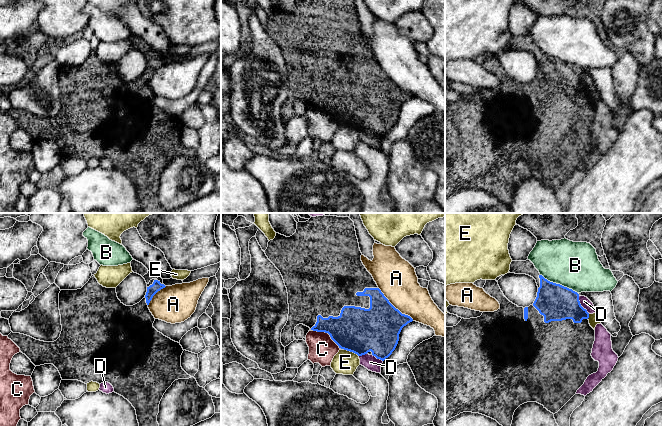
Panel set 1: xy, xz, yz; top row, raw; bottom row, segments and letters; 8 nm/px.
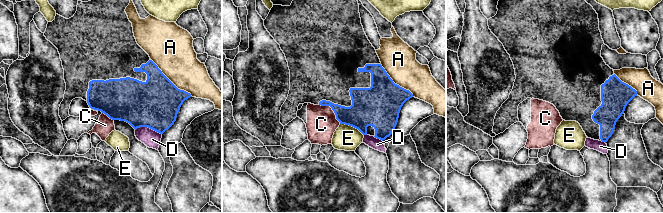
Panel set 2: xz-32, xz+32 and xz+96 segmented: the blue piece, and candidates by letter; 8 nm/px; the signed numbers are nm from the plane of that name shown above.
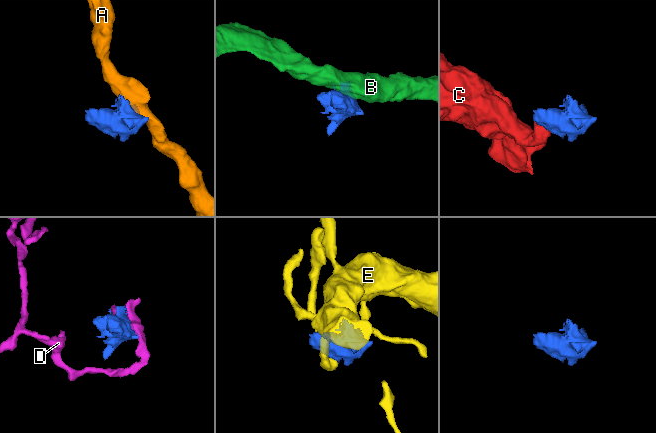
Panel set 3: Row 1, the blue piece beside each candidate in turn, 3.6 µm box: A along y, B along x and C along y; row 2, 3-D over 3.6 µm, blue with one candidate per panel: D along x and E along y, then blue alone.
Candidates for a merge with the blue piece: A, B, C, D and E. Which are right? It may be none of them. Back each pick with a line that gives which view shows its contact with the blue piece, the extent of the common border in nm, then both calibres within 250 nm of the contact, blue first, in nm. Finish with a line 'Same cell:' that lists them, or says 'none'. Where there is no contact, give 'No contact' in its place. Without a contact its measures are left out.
Same cell: none

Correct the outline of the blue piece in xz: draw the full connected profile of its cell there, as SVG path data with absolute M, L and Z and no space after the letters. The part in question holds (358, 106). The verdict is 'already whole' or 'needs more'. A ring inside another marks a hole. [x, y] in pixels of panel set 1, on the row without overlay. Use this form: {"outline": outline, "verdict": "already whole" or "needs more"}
{"outline": "M297 0L296 8L290 13L286 13L284 11L276 9L275 14L268 18L268 23L264 28L268 33L268 35L280 47L285 62L287 64L289 90L288 90L288 97L281 108L281 119L284 123L288 122L291 118L295 116L294 114L295 103L299 100L303 100L309 103L313 107L328 109L331 115L341 125L353 128L358 132L362 132L365 130L373 131L377 135L384 137L395 126L399 117L399 110L402 104L406 102L408 99L413 97L413 95L410 92L402 90L398 85L396 85L389 78L389 76L384 72L384 70L378 64L372 51L367 47L367 45L363 41L361 37L362 29L359 24L359 19L356 12L354 0Z", "verdict": "needs more"}

